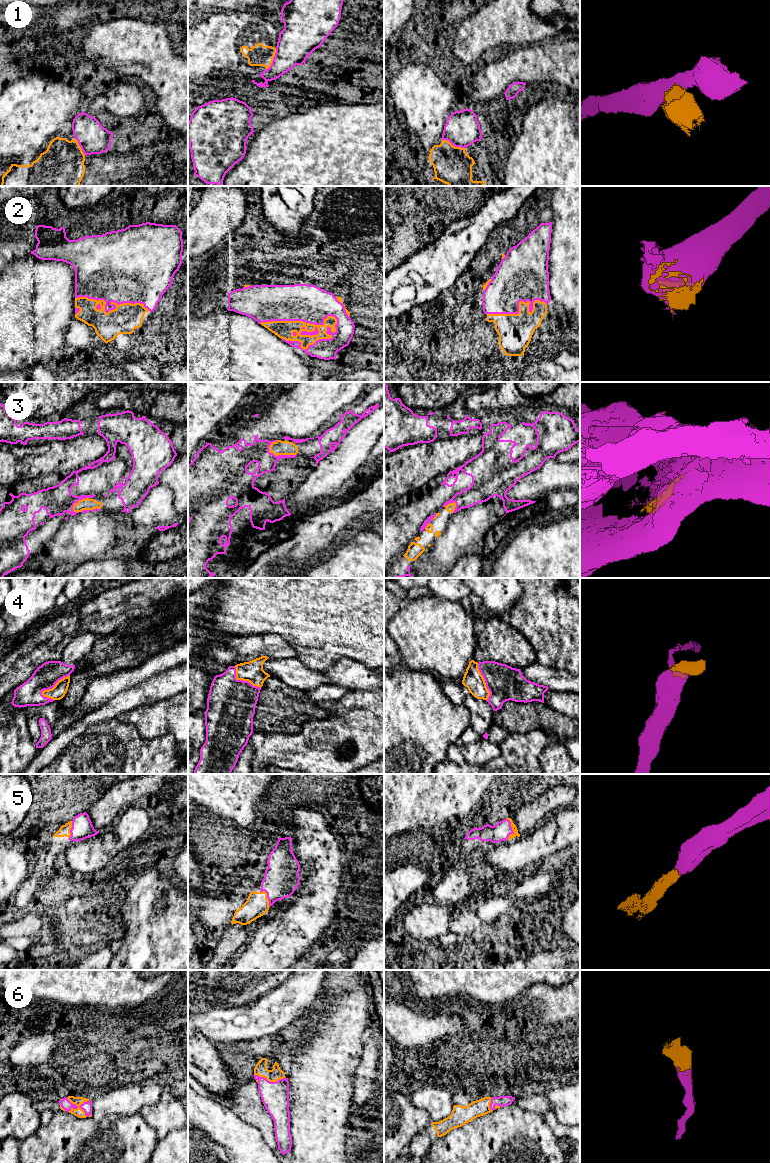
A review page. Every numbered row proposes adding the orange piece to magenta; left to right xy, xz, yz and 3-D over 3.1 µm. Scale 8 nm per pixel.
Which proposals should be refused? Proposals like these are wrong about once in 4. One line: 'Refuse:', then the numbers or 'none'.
Refuse: 1

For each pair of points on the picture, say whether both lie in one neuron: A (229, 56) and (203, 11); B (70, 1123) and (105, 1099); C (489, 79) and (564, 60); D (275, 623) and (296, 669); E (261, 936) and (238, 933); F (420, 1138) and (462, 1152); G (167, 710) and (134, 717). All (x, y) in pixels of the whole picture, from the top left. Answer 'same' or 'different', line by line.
A: different
B: different
C: same
D: different
E: different
F: different
G: same

